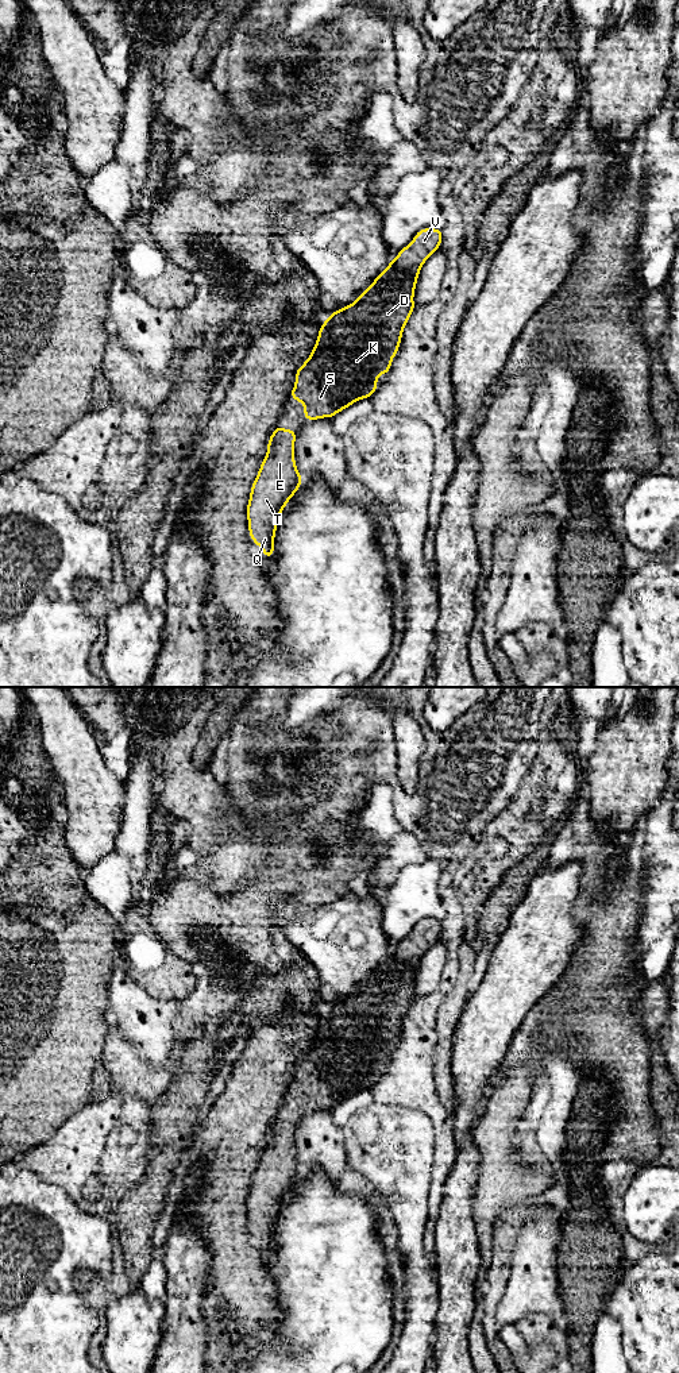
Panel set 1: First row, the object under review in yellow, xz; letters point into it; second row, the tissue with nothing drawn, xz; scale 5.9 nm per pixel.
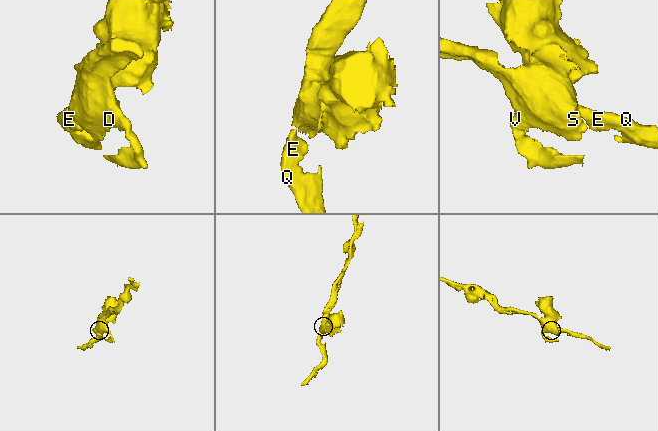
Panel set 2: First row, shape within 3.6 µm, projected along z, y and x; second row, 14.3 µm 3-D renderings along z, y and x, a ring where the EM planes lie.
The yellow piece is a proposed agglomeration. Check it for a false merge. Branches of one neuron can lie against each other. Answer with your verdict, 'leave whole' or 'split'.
leave whole

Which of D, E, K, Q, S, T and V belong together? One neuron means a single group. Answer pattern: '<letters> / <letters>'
D E K Q S T V

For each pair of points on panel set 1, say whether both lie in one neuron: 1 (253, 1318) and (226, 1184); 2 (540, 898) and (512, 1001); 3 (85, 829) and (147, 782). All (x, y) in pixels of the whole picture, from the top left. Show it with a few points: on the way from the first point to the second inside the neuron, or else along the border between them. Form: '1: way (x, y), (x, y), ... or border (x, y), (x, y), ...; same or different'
1: way (243, 1284), (226, 1238), (226, 1218); same
2: way (540, 924), (540, 940), (519, 975); same
3: border (124, 783), (122, 822), (118, 830); different

